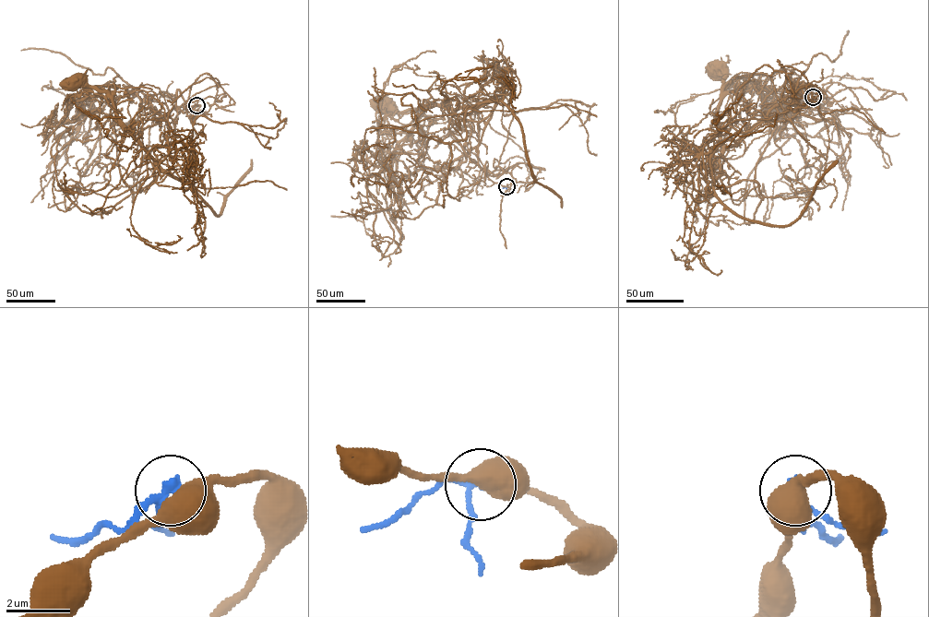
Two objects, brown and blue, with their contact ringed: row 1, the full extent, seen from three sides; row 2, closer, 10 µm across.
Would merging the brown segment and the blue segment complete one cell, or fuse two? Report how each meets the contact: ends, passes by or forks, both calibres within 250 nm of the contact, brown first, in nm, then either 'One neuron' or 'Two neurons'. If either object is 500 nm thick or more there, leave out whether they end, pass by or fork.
Thickness 550 nm (brown) against 240 nm. Two neurons

